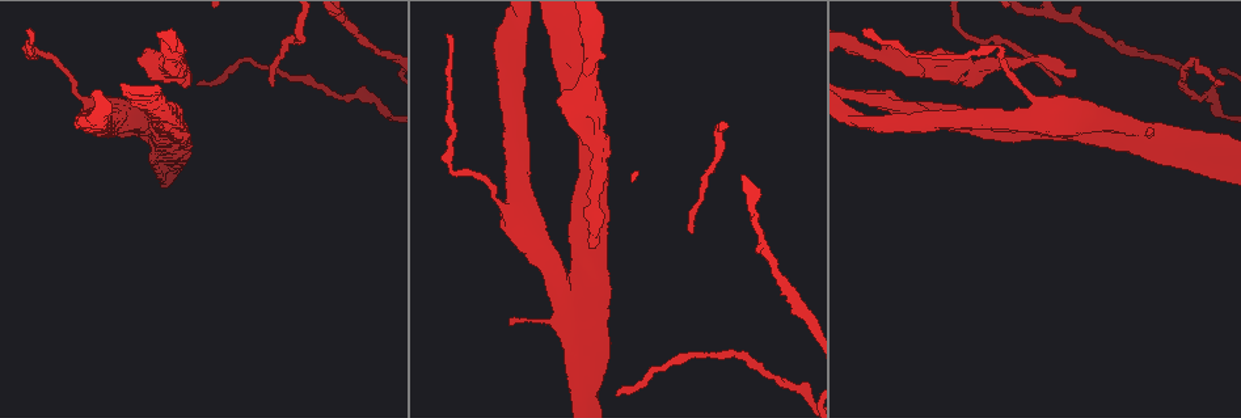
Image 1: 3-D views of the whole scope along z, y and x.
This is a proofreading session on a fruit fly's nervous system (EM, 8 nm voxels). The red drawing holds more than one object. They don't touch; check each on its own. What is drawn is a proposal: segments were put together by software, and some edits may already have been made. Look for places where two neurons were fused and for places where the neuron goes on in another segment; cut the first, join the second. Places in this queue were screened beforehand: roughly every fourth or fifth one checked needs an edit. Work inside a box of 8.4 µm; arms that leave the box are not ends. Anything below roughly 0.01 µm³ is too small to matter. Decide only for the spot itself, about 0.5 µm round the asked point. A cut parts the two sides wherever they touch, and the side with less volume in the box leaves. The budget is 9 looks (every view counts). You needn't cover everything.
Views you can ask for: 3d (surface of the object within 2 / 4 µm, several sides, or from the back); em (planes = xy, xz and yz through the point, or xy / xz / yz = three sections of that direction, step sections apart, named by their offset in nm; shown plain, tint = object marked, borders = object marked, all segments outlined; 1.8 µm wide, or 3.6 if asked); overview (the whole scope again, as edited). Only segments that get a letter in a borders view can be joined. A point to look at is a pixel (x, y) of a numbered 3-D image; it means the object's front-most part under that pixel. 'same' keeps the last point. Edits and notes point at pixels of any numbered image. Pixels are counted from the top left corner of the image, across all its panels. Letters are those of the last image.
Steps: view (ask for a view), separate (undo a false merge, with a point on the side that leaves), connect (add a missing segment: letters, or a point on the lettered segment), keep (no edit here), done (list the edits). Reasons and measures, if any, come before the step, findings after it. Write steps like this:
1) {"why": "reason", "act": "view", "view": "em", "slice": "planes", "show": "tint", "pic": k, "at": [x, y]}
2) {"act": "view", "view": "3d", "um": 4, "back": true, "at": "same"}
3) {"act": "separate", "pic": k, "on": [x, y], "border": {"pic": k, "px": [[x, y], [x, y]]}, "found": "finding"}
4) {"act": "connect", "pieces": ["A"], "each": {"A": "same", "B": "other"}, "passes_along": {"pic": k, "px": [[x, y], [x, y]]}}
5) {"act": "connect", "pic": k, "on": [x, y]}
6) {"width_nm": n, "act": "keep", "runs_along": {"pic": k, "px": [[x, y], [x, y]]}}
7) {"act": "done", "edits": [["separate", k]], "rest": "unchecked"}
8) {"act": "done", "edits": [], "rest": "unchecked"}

{"why": "thin end", "act": "view", "view": "em", "um": 3.6, "slice": "planes", "show": "borders", "pic": 1, "at": [1219, 85]}

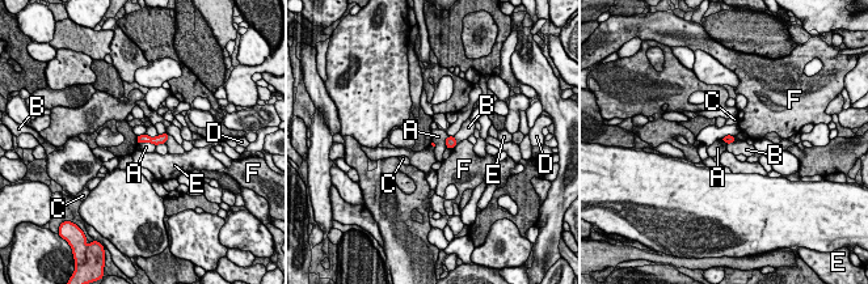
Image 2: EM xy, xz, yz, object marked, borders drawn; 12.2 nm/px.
{"act": "keep", "each": {"A": "other", "B": "other", "C": "other", "D": "other", "E": "other", "F": "other"}, "found": "no lettered segment goes on from it"}

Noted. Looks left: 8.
{"why": "an open end", "act": "view", "view": "em", "slice": "xy", "step": 16, "show": "borders", "pic": 1, "at": [606, 151]}

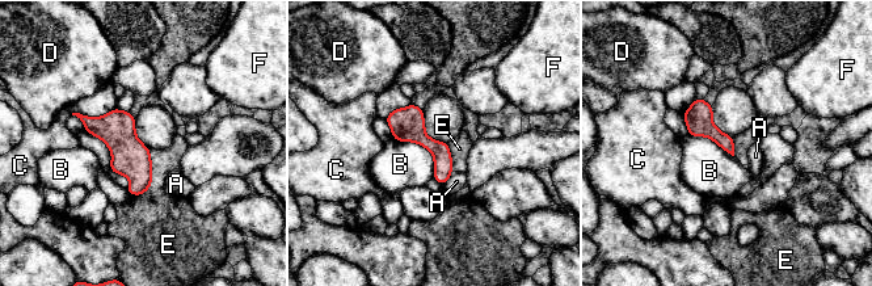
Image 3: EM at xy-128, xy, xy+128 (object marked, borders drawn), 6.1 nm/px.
{"act": "view", "view": "em", "slice": "planes", "show": "borders", "at": "same"}

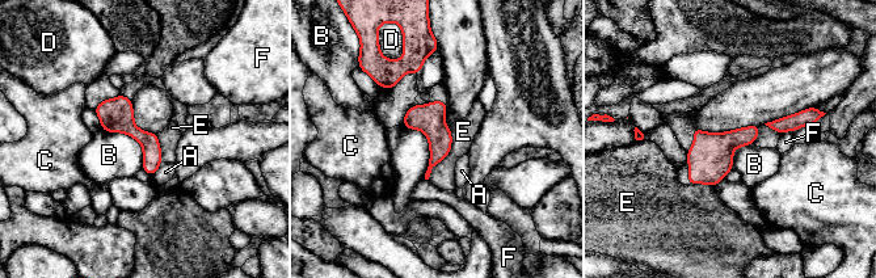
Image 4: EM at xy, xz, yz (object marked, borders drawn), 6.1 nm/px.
{"width_nm": 130, "act": "keep", "each": {"A": "other", "B": "other", "C": "other", "D": "other", "E": "other", "F": "other"}, "found": "none of them fits"}

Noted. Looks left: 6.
{"act": "view", "view": "3d", "um": 4, "pic": 1, "at": [448, 34]}

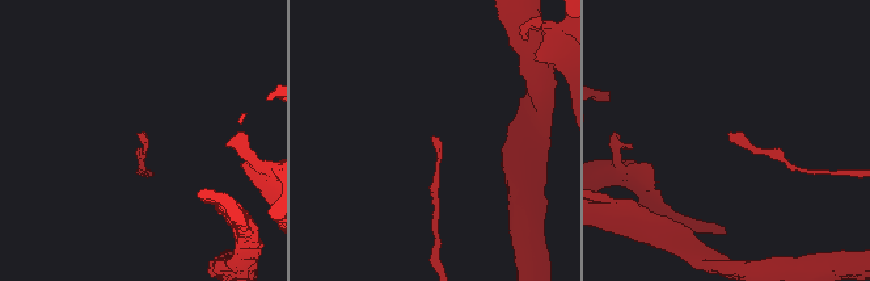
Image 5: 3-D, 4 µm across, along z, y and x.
{"why": "now the EM", "act": "view", "view": "em", "slice": "planes", "show": "borders", "pic": 5, "at": [730, 134]}

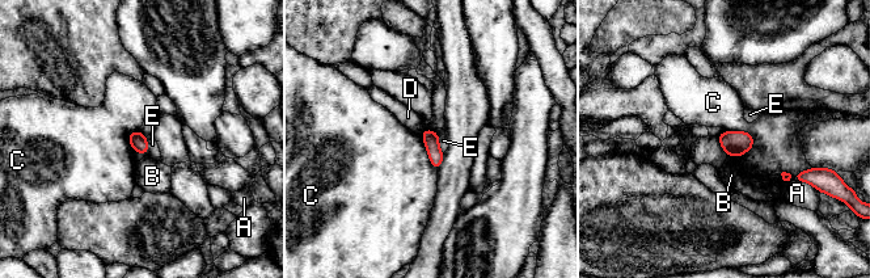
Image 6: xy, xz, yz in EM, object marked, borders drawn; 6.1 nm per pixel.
{"act": "keep", "each": {"A": "other", "B": "other", "C": "other", "D": "other", "E": "other"}, "border": {"pic": 6, "px": [[725, 130], [747, 131], [754, 147]]}, "found": "no lettered segment goes on from it"}

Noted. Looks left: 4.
{"why": "tapers out", "act": "view", "view": "3d", "um": 2, "pic": 1, "at": [1075, 71]}

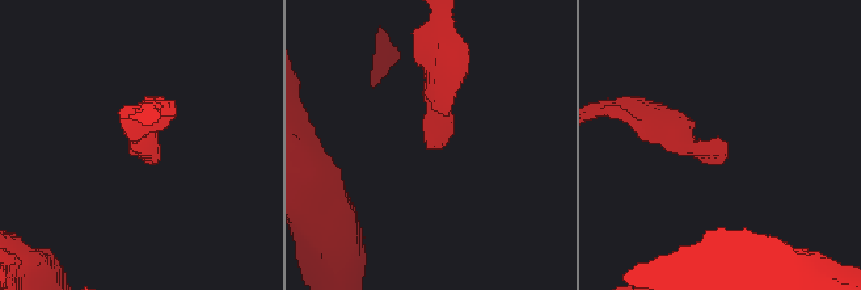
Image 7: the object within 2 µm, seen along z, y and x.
{"why": "shape alone is not enough", "act": "view", "view": "em", "um": 3.6, "slice": "planes", "show": "borders", "pic": 7, "at": [727, 142]}

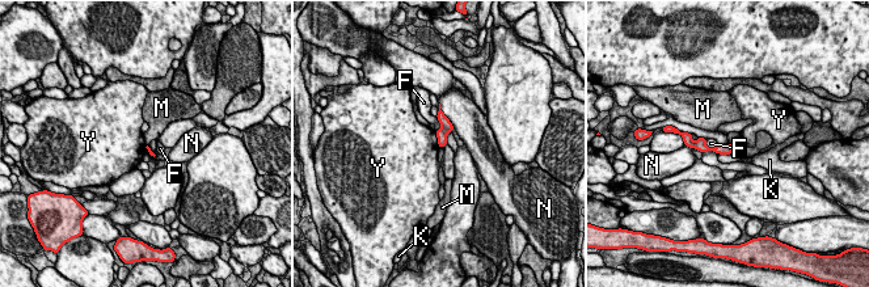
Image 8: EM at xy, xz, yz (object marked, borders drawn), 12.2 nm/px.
{"act": "keep", "each": {"F": "other", "K": "other", "M": "other", "N": "other", "Y": "other"}, "border": {"pic": 8, "px": [[435, 131], [439, 147]]}, "found": "no lettered segment goes on from it"}

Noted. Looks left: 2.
{"act": "done", "edits": [], "rest": "unchecked"}

